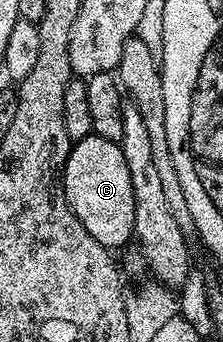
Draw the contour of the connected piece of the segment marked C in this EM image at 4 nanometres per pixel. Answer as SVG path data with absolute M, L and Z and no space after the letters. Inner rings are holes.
M96 135L76 142L70 148L63 180L65 198L73 214L105 249L117 251L120 245L131 241L135 227L135 191L131 189L131 171L127 171L127 159L123 159L118 142Z

